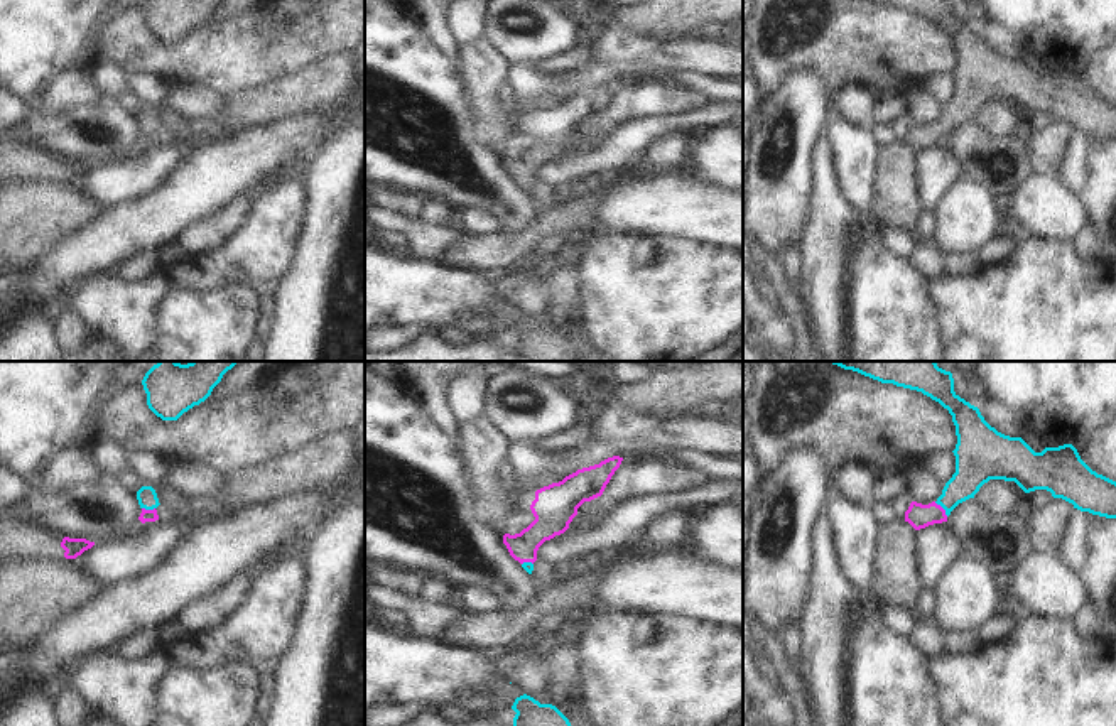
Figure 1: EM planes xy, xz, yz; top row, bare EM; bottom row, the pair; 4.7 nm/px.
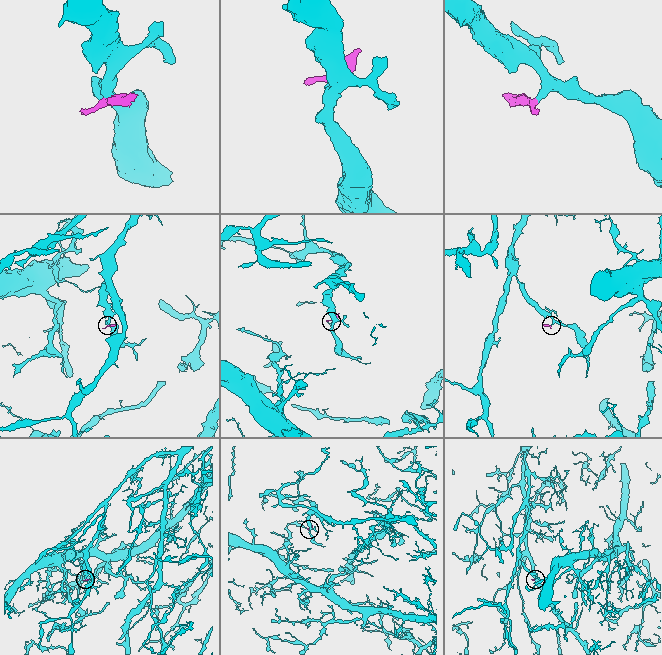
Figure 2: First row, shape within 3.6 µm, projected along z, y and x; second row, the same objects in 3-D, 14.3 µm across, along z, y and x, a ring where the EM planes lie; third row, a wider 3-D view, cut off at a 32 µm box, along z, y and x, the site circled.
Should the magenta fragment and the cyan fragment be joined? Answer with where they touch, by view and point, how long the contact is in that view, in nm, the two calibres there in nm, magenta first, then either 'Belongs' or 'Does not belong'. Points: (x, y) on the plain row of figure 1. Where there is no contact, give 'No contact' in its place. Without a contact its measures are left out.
Touches magenta at yz (942, 130). Shared border 100 nm. Thickness 120 nm (magenta) against 180 nm. Belongs

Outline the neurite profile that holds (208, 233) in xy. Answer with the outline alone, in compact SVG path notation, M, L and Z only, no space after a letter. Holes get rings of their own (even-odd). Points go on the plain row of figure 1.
M245 192L208 218L186 226L174 241L186 252L187 258L206 255L233 236L248 214L252 203L253 192Z

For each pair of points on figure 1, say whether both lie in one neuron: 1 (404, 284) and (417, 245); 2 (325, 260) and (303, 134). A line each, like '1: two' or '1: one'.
1: two
2: two

